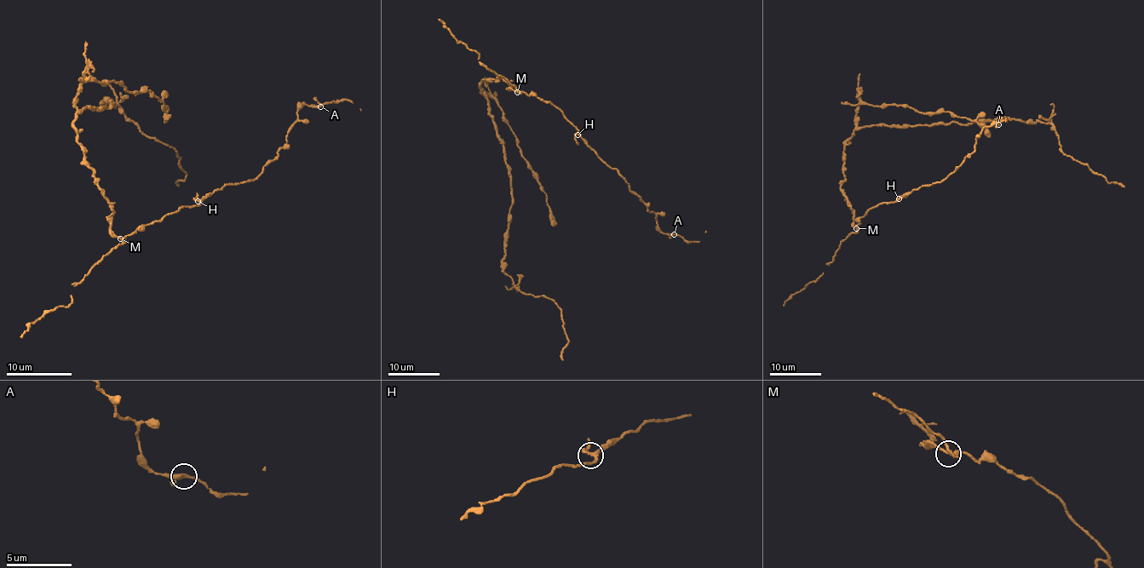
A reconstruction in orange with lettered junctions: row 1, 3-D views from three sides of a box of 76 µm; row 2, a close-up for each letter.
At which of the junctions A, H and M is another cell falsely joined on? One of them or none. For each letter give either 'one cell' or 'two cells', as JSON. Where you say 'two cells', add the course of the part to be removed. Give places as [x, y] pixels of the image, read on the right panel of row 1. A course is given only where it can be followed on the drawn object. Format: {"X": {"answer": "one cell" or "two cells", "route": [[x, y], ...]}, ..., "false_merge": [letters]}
{"A": {"answer": "one cell"}, "H": {"answer": "one cell"}, "M": {"answer": "two cells", "route": [[856, 228], [851, 203], [841, 187], [843, 144], [866, 126], [1008, 119], [1049, 123], [1061, 152], [1124, 187]]}, "false_merge": ["M"]}

